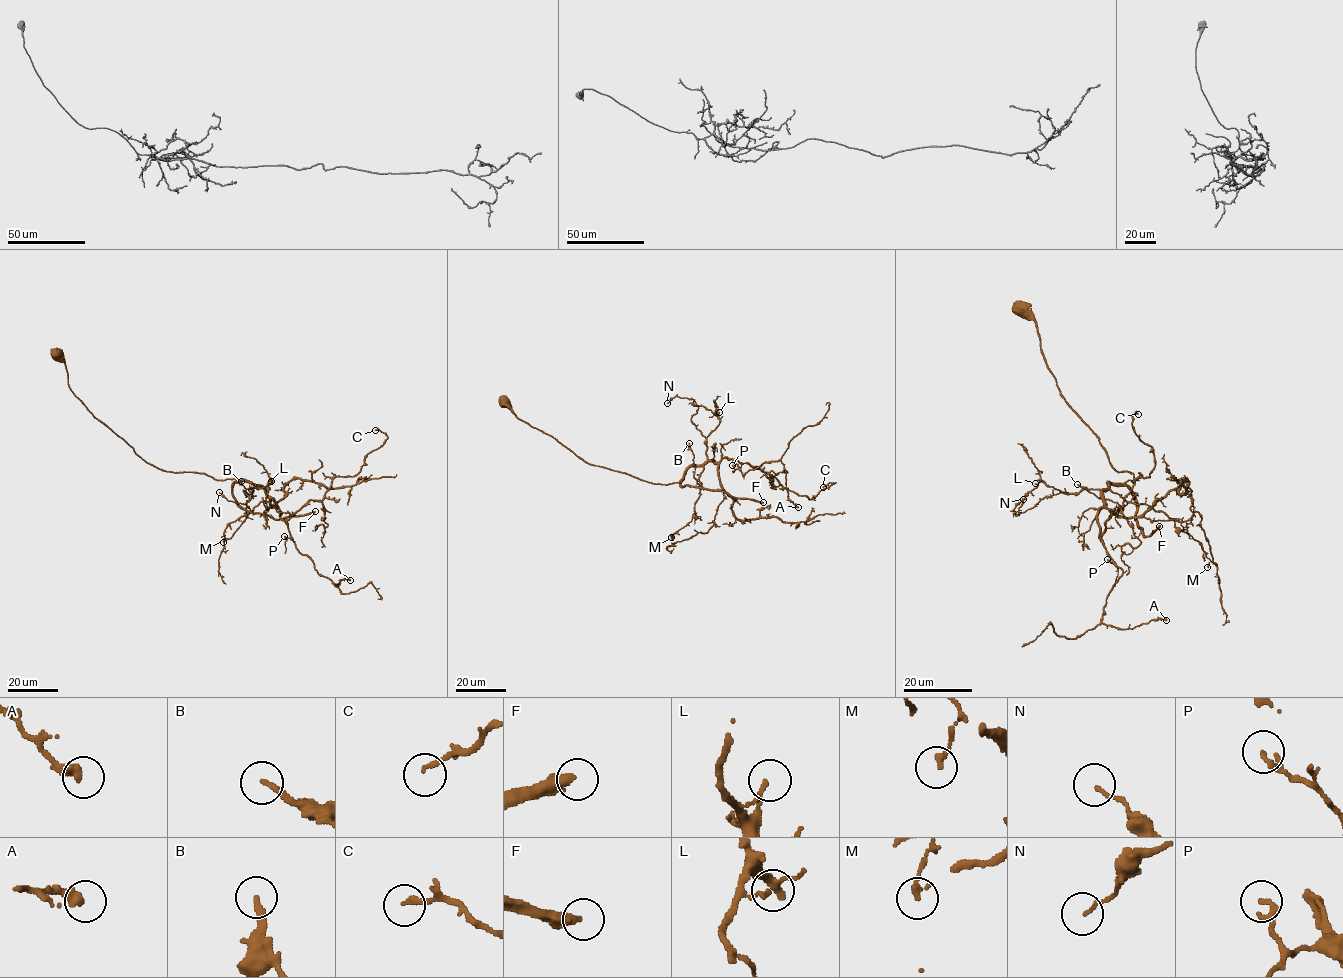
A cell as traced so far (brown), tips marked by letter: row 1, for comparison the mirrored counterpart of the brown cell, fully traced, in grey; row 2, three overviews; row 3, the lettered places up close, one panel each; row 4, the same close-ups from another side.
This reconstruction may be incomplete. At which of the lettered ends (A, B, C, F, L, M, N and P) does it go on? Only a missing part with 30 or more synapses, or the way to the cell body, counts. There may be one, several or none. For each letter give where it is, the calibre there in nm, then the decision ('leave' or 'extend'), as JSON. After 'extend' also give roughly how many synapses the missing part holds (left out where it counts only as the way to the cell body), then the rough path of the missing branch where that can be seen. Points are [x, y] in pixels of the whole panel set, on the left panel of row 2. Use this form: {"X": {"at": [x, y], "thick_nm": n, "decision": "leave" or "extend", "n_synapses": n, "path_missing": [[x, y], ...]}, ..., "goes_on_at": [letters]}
{"A": {"at": [350, 580], "thick_nm": 360, "decision": "leave"}, "B": {"at": [241, 481], "thick_nm": 180, "decision": "leave"}, "C": {"at": [375, 430], "thick_nm": 170, "decision": "leave"}, "F": {"at": [315, 511], "thick_nm": 360, "decision": "extend", "n_synapses": 350}, "L": {"at": [271, 481], "thick_nm": 130, "decision": "leave"}, "M": {"at": [223, 542], "thick_nm": 190, "decision": "leave"}, "N": {"at": [219, 492], "thick_nm": 100, "decision": "leave"}, "P": {"at": [284, 536], "thick_nm": 120, "decision": "leave"}, "goes_on_at": ["F"]}

